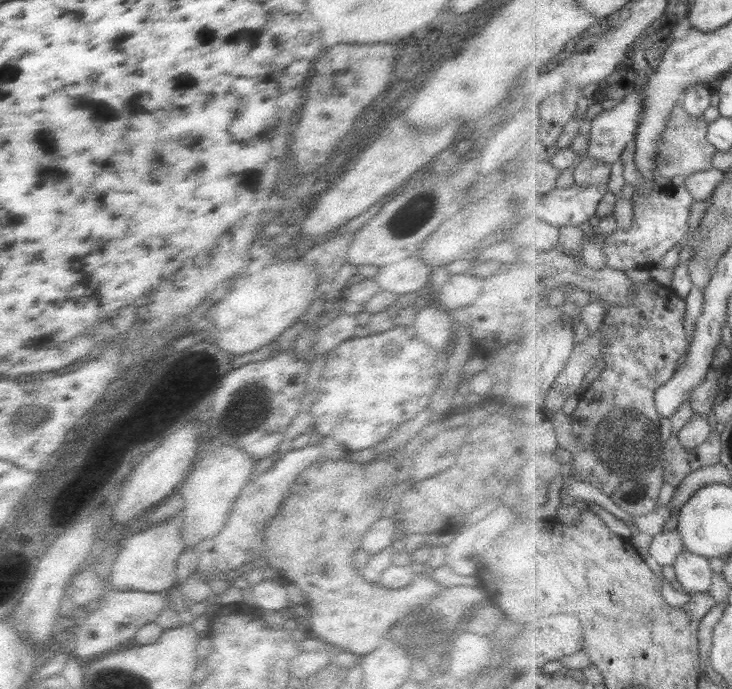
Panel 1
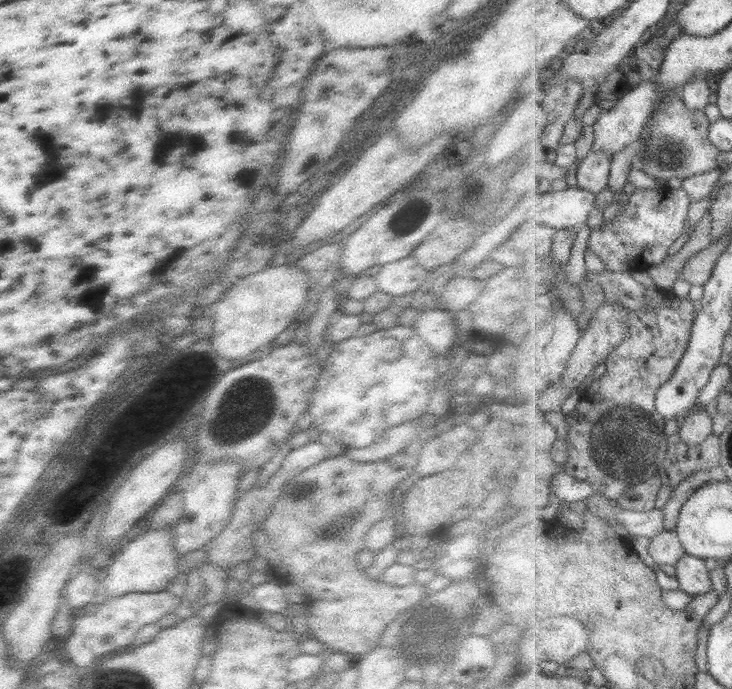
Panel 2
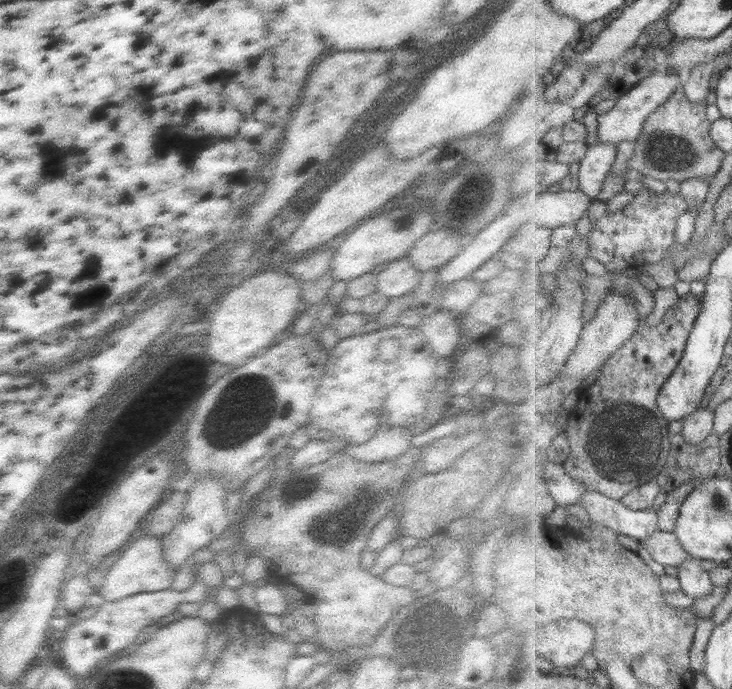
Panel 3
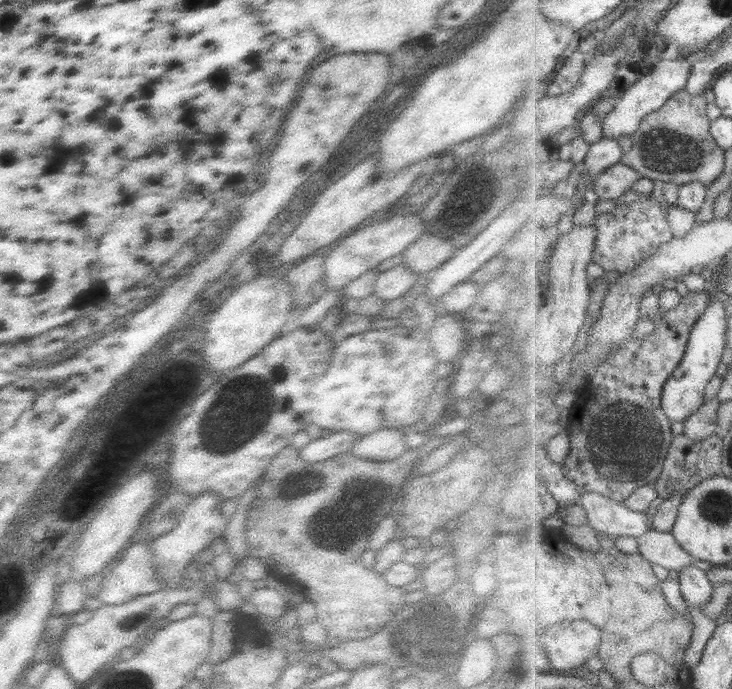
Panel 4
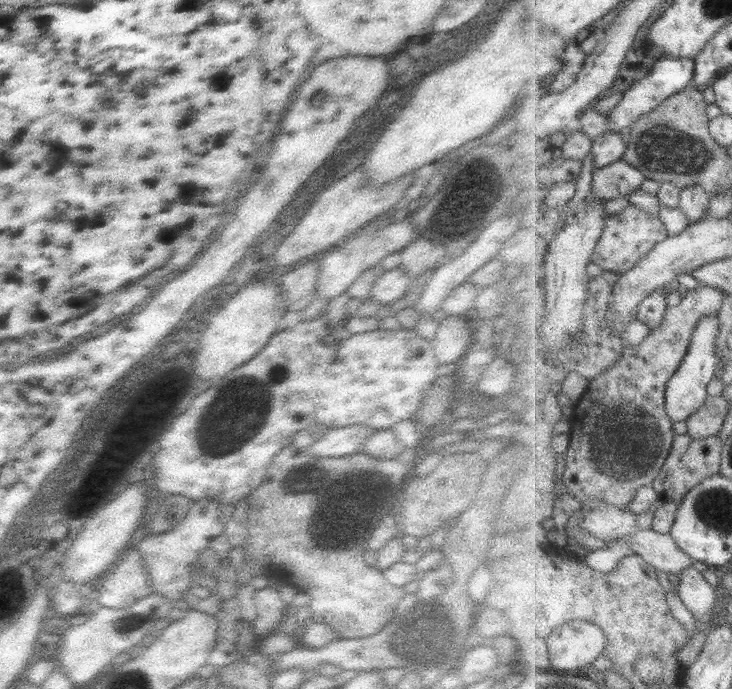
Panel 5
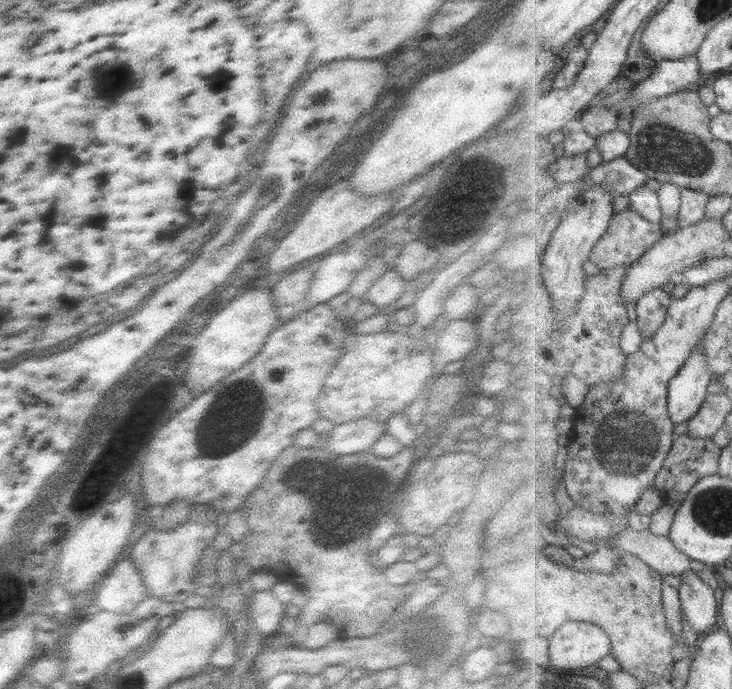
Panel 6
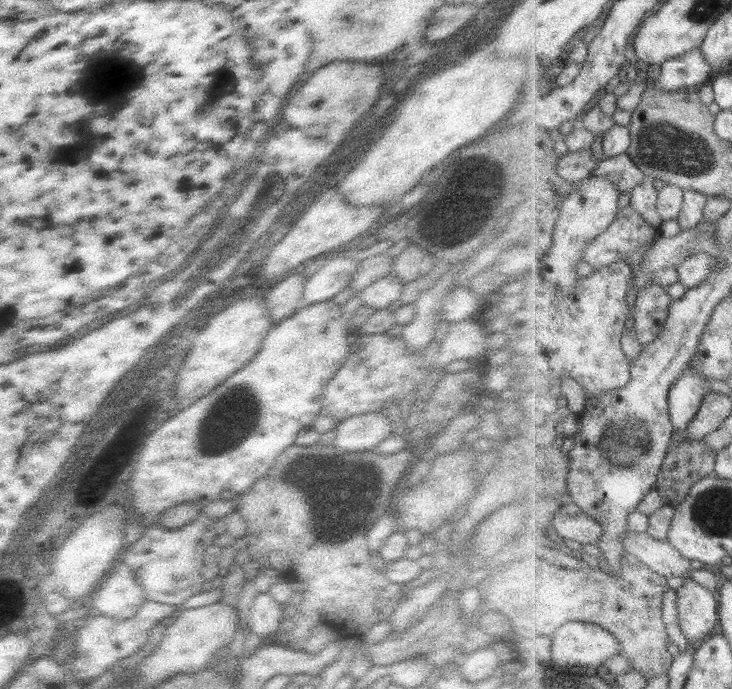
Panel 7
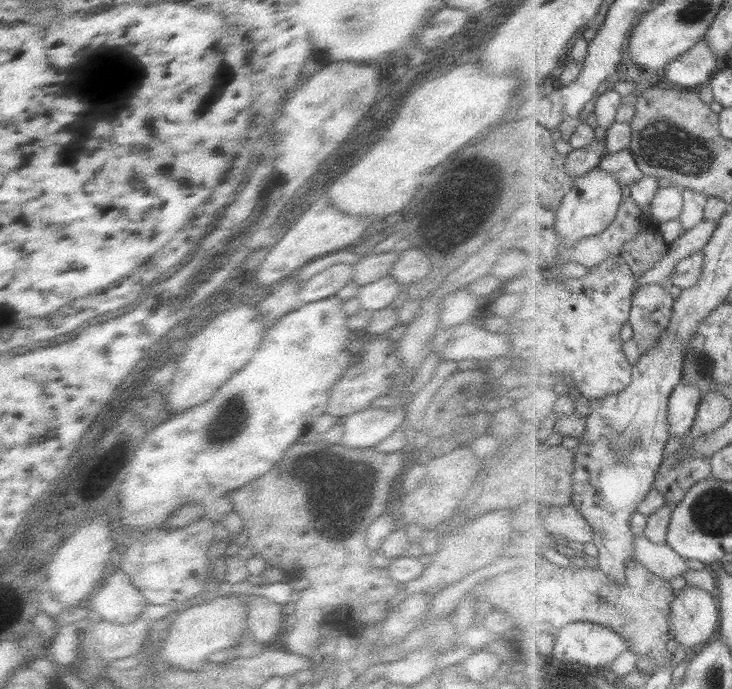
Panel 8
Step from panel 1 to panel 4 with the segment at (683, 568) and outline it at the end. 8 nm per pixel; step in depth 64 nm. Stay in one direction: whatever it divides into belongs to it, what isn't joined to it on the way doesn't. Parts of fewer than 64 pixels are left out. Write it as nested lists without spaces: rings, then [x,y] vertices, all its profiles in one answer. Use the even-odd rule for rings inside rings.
[[[690,565],[678,577],[681,581],[682,593],[690,605],[702,609],[702,606],[713,599],[716,584],[712,582],[711,575],[706,571],[701,570],[696,565]]]

